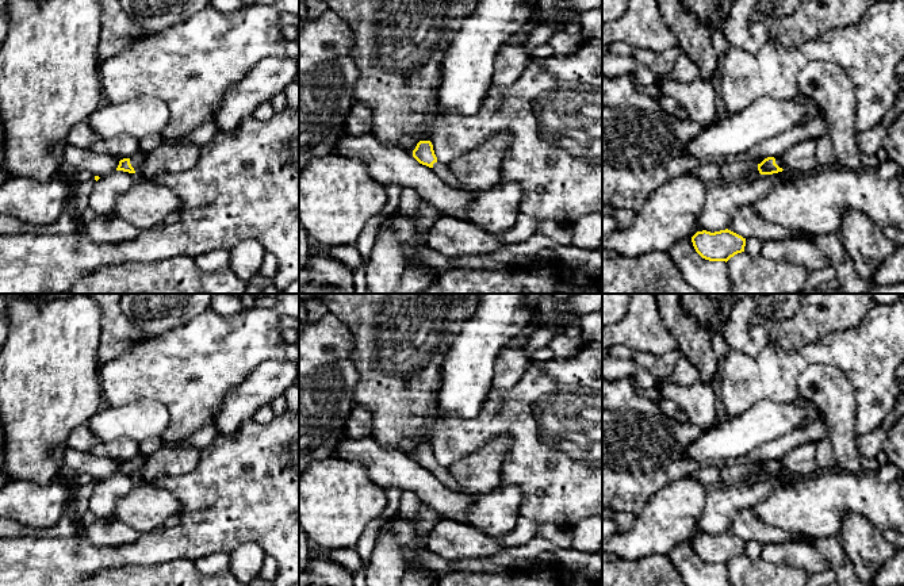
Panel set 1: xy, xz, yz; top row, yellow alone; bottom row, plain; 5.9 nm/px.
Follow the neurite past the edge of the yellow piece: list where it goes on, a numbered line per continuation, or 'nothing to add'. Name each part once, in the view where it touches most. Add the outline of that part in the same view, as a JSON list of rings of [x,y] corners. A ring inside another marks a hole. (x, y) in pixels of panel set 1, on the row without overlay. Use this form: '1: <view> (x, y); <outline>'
nothing to add

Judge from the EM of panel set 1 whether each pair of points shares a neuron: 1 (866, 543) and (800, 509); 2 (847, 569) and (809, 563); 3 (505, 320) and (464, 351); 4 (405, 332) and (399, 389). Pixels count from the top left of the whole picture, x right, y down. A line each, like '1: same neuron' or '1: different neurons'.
1: different neurons
2: different neurons
3: same neuron
4: same neuron

